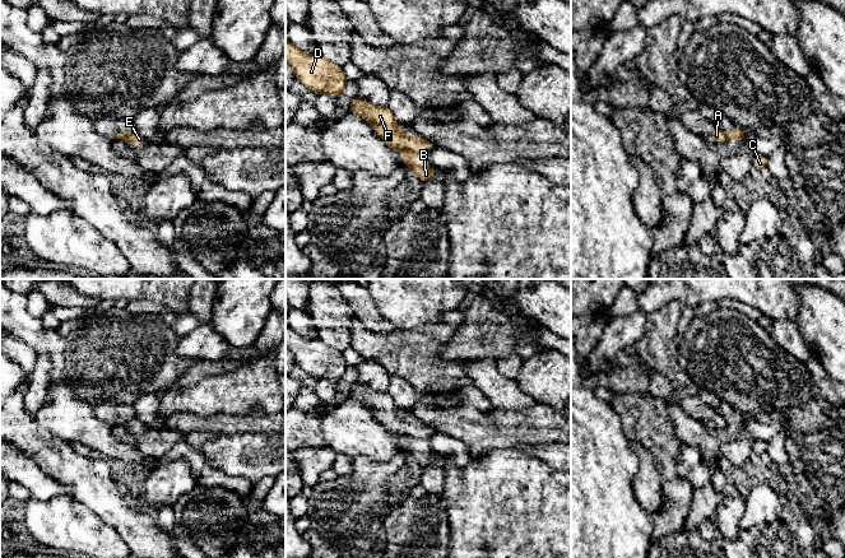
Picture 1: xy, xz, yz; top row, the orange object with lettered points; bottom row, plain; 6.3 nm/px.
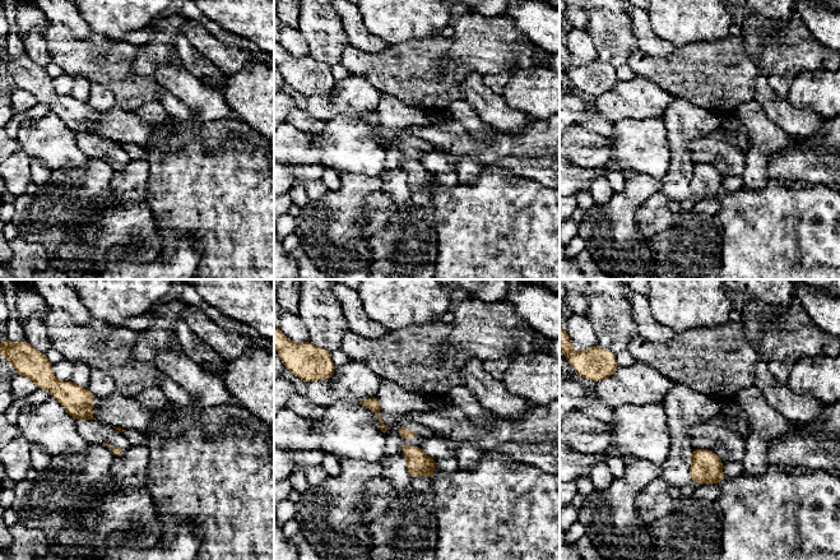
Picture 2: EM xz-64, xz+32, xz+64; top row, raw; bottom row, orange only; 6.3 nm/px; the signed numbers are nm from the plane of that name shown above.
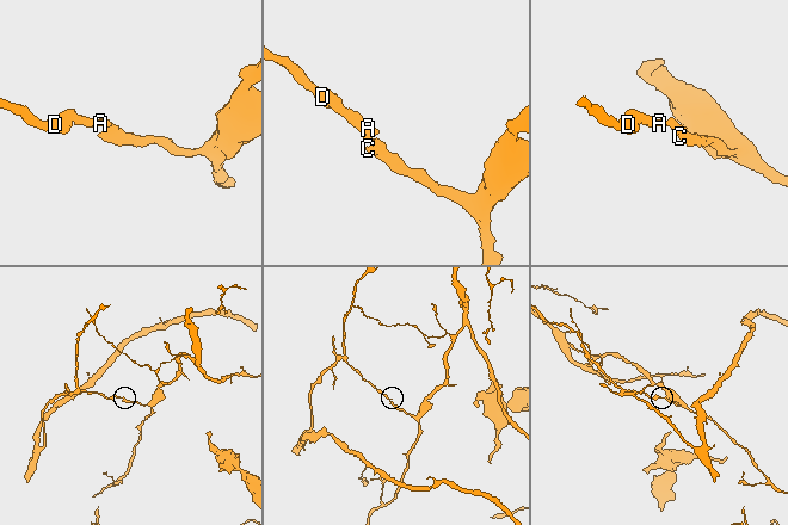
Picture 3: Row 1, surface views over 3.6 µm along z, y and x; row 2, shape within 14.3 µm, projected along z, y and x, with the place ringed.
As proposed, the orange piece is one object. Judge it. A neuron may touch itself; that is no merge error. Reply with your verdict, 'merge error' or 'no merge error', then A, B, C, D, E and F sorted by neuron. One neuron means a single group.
merge error; groups A D E F / B C

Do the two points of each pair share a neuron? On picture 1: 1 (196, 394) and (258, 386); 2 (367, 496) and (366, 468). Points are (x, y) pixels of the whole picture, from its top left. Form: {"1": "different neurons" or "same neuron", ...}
{"1": "same neuron", "2": "same neuron"}

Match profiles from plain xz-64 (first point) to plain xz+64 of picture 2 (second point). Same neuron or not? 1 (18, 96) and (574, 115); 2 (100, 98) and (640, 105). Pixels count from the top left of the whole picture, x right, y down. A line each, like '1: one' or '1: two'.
1: two
2: two

